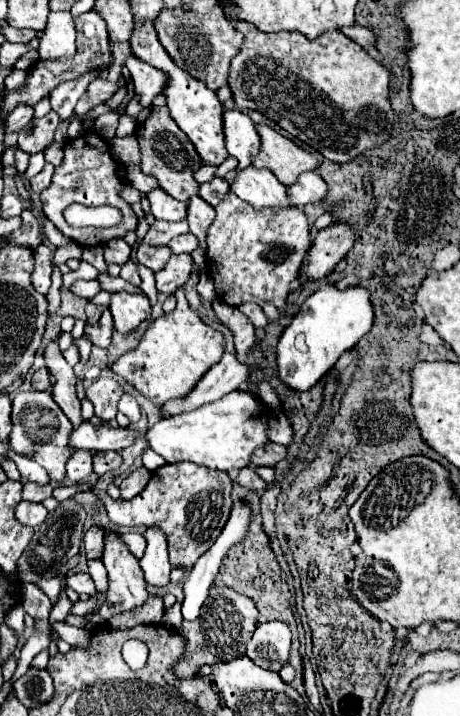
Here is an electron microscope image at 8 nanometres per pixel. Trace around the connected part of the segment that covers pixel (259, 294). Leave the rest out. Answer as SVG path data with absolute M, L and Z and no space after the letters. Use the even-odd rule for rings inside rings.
M228 191L222 203L218 203L214 209L216 219L208 229L208 275L214 281L218 299L232 307L252 301L262 307L268 321L278 321L286 309L288 287L298 277L300 263L310 249L310 229L304 211L298 207L274 207L256 211L252 205L238 199L232 191Z

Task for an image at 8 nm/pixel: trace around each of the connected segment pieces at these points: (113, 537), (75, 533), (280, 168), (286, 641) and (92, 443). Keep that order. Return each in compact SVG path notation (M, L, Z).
M108 533L104 537L104 551L102 551L102 563L108 571L108 581L110 581L110 587L108 587L108 597L106 597L106 603L98 609L98 615L108 621L112 615L116 613L122 613L122 611L128 611L128 609L136 609L138 605L142 605L142 601L146 601L146 597L150 595L146 591L146 581L142 577L142 569L140 569L140 563L138 559L128 551L126 543L120 539L118 533Z
M74 499L62 501L56 507L56 511L52 515L48 515L46 521L38 527L38 531L34 531L28 547L24 549L22 557L18 559L18 577L20 577L20 581L34 583L38 579L58 577L60 567L80 551L84 521L86 521L86 513L84 513L82 505L74 503Z
M256 125L260 135L260 151L252 157L252 163L260 169L270 169L280 183L296 183L302 171L316 169L316 157L294 141L282 137L268 125Z
M282 621L260 623L254 629L252 639L246 643L246 655L262 669L278 671L288 663L292 633Z
M90 421L82 423L78 429L72 429L68 447L74 451L90 449L90 451L118 451L134 445L138 435L128 427L110 427L108 423L94 425Z

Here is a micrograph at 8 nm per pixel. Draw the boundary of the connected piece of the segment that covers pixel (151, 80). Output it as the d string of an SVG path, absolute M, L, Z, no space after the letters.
M134 55L128 57L126 67L134 81L134 93L140 97L142 107L150 107L152 99L162 93L162 85L166 85L166 73L146 65L144 61L134 59Z

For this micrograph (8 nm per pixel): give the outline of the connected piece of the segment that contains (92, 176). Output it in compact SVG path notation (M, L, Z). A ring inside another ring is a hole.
M92 131L92 133L80 135L78 139L68 141L68 145L64 147L64 163L60 167L56 167L50 187L40 193L40 201L44 205L46 217L56 225L56 229L64 237L72 239L74 243L78 243L82 247L96 247L96 245L102 245L106 239L124 237L126 231L136 229L136 215L134 215L132 207L118 195L120 185L122 185L122 179L120 179L120 167L118 167L118 163L112 159L106 141L96 131ZM72 203L80 203L80 205L86 205L86 207L112 205L112 207L120 209L122 221L116 227L108 227L108 229L82 227L78 231L72 231L72 227L64 219L64 209L68 205L72 205Z

